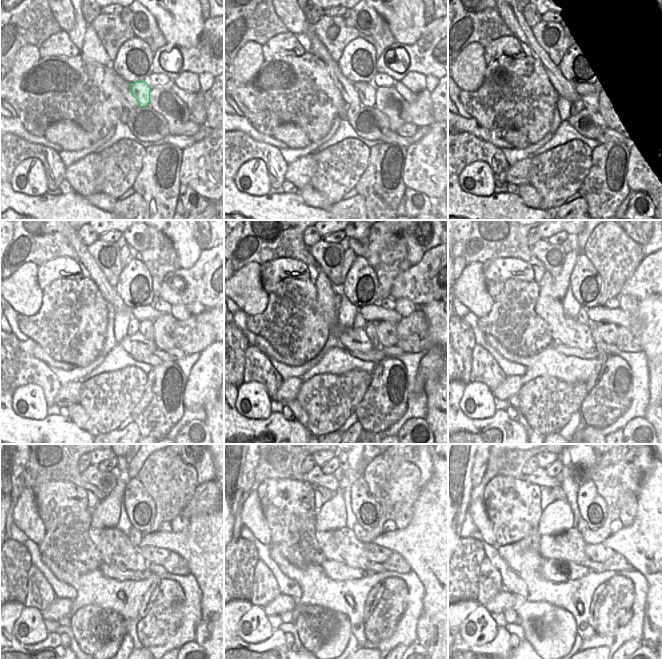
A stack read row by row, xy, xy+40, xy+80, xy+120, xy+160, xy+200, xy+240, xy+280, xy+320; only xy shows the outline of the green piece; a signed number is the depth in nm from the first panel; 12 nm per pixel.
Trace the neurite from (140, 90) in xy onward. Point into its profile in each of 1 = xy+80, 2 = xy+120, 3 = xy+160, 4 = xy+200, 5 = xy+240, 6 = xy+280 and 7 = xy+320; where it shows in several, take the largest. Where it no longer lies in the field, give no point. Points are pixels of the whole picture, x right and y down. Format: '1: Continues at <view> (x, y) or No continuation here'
1: Continues at xy+80 (590, 100)
2: Continues at xy+120 (145, 326)
3: Continues at xy+160 (370, 328)
4: Continues at xy+200 (595, 376)
5: Continues at xy+240 (148, 600)
6: Continues at xy+280 (375, 594)
7: Continues at xy+320 (598, 595)

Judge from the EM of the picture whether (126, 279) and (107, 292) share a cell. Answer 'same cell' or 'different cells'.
different cells

